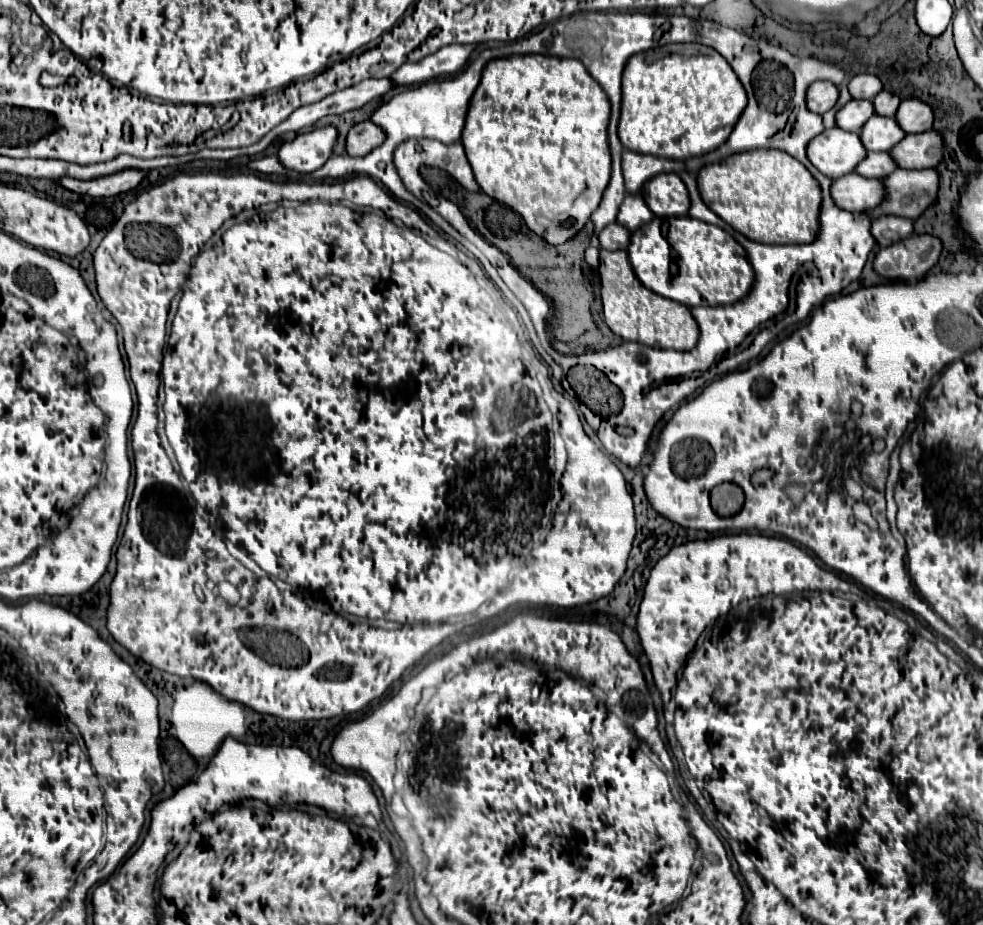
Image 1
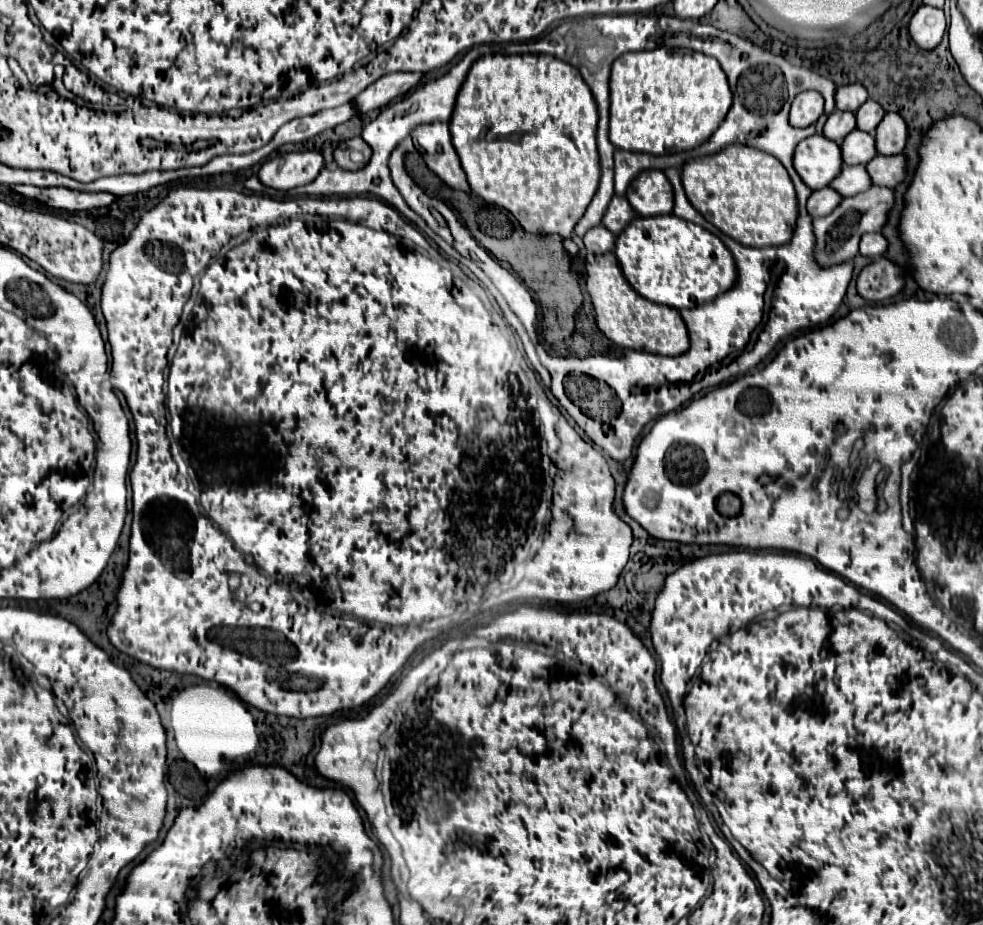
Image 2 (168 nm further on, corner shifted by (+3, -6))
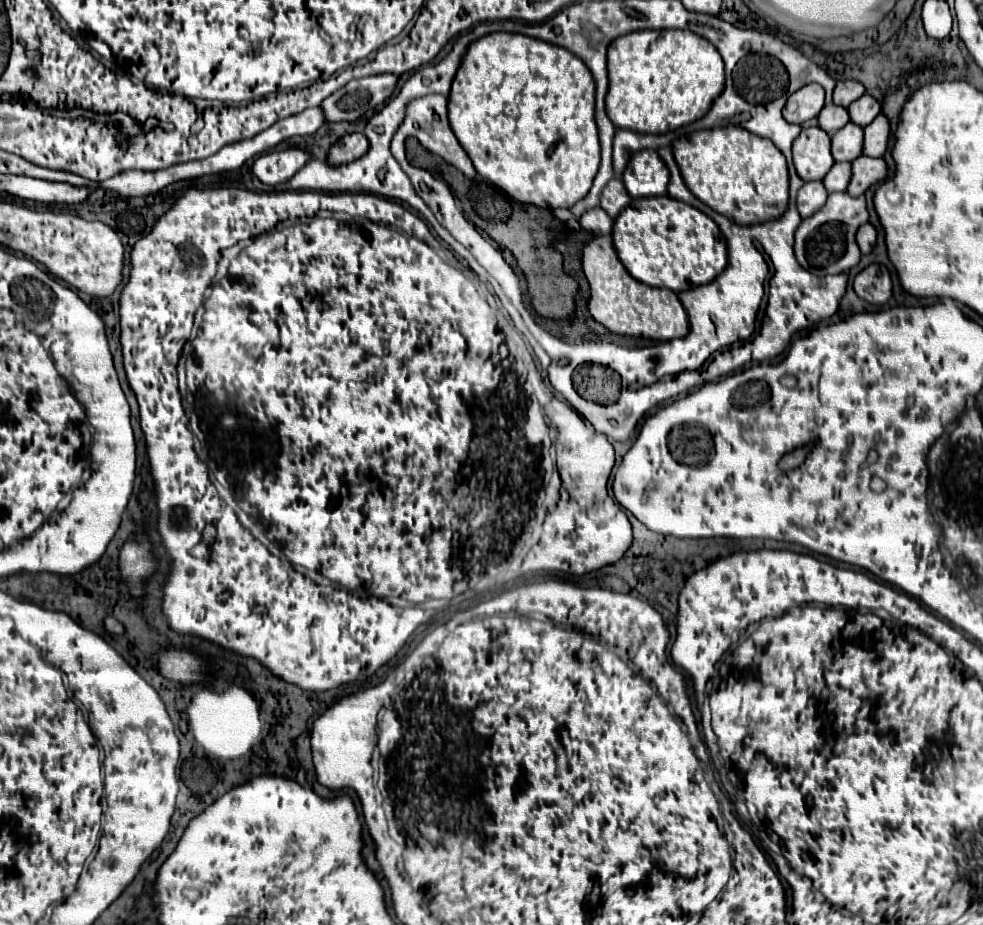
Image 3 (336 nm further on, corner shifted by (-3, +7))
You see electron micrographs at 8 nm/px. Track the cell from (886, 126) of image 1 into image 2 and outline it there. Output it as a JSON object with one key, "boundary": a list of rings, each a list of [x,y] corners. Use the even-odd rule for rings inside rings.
{"boundary":[[[851,131],[843,141],[841,141],[841,159],[843,165],[867,165],[875,157],[875,145],[873,145],[873,135],[865,131]]]}

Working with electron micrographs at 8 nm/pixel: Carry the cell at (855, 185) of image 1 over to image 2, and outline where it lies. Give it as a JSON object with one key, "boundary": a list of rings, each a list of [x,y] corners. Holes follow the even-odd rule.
{"boundary":[[[823,187],[819,191],[813,191],[811,197],[807,199],[807,213],[811,217],[823,217],[829,215],[839,203],[841,203],[841,195],[831,191],[829,187]]]}

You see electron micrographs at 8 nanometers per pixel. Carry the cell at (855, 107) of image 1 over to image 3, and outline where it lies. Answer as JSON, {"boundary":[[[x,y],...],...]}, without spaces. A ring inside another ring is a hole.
{"boundary":[[[827,104],[827,106],[819,112],[819,126],[821,126],[823,130],[827,130],[827,134],[835,134],[835,132],[841,130],[847,122],[849,122],[849,110],[843,108],[843,106]]]}

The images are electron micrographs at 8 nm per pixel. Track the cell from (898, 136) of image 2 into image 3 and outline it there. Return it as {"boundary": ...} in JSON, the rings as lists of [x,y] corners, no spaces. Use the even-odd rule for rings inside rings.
{"boundary":[[[879,114],[869,126],[863,128],[865,130],[865,146],[863,146],[863,154],[867,156],[883,156],[887,152],[889,146],[889,134],[891,134],[891,126],[889,126],[889,118],[885,114]]]}

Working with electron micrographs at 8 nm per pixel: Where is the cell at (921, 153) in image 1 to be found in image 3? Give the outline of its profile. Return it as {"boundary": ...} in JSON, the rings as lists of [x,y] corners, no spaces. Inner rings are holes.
{"boundary":[[[859,156],[853,160],[853,178],[847,188],[851,196],[861,196],[869,186],[887,178],[887,162],[883,158]]]}

